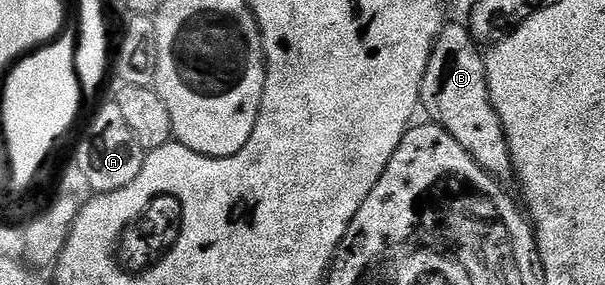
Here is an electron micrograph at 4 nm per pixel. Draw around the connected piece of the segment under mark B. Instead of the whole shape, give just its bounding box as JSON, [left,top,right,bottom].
[420,22,514,181]

